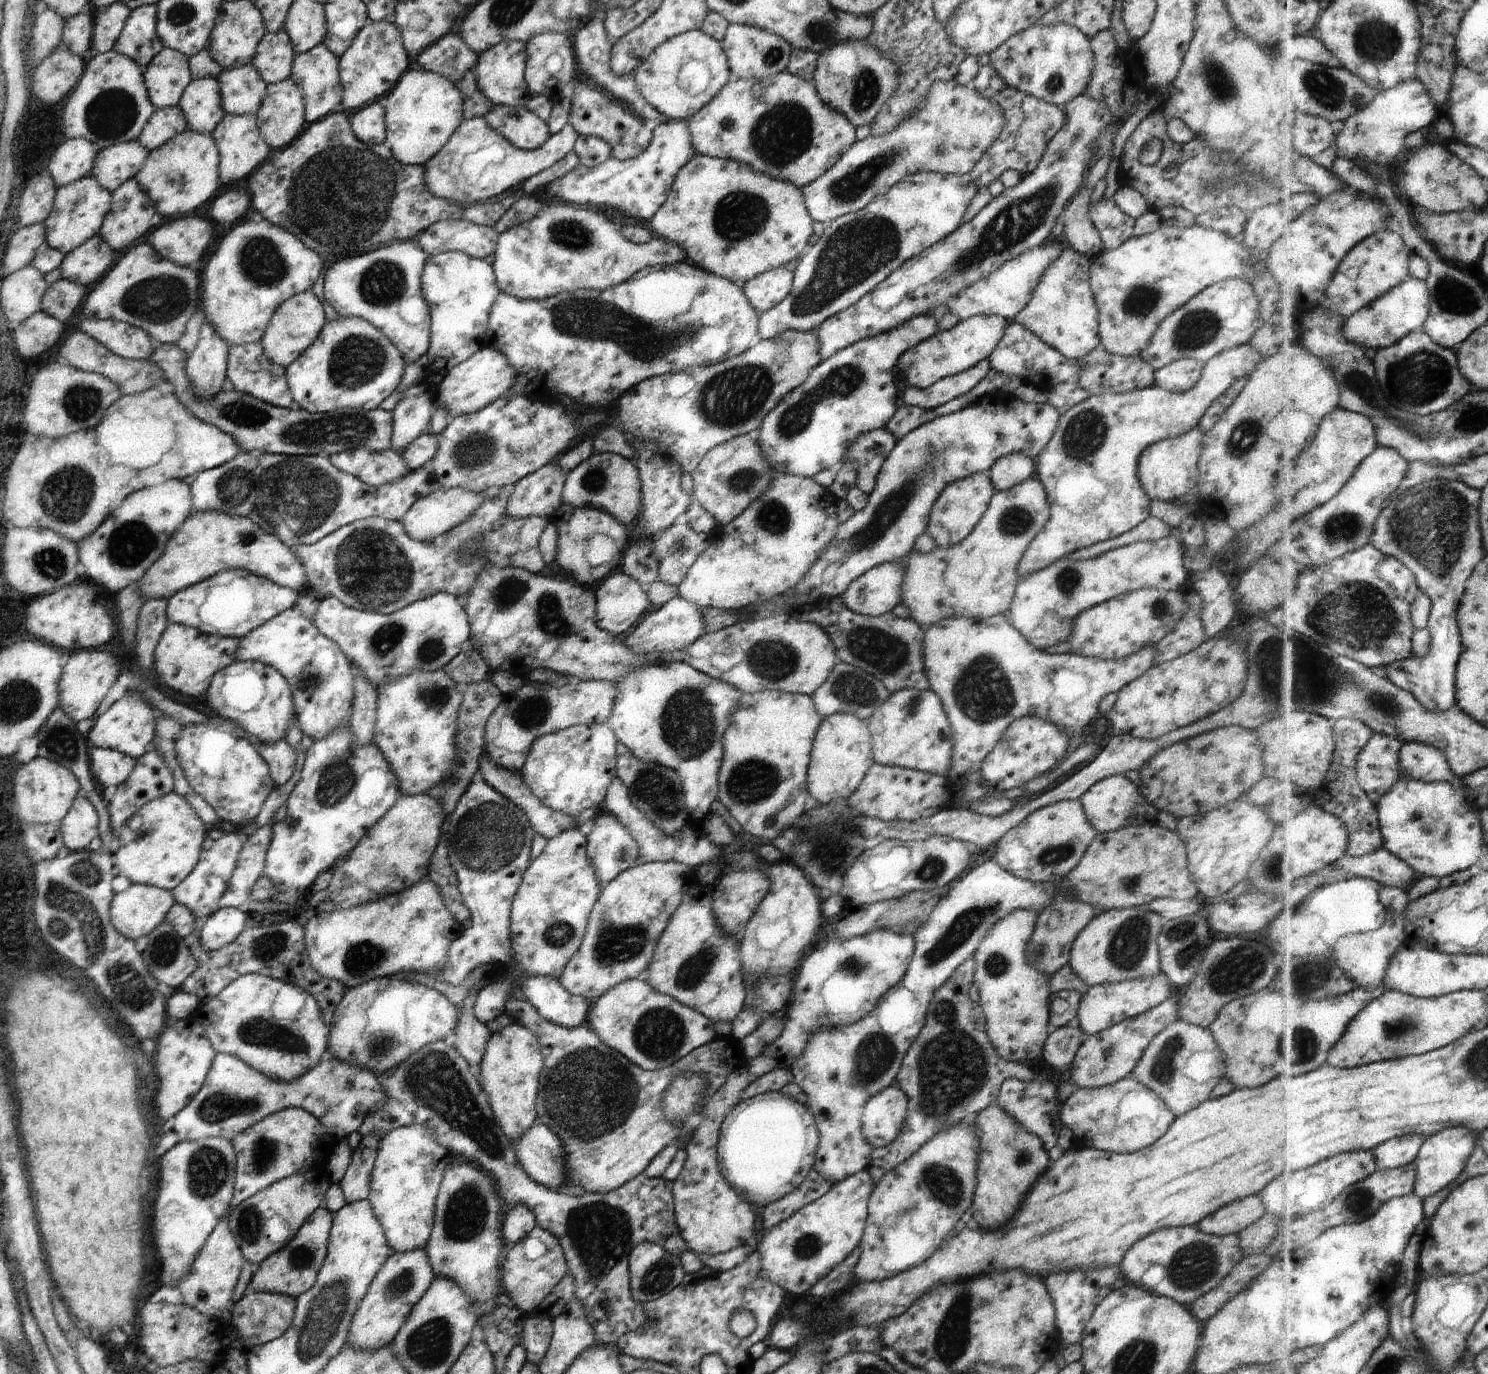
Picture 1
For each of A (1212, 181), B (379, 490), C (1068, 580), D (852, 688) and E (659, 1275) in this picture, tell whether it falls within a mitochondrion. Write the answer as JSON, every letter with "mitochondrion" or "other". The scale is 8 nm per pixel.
{"A":"mitochondrion","B":"other","C":"mitochondrion","D":"mitochondrion","E":"mitochondrion"}

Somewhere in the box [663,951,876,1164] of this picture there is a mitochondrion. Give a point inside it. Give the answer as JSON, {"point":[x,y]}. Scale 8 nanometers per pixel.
{"point":[852,965]}

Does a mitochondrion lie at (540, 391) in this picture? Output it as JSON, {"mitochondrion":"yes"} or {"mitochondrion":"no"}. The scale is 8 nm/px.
{"mitochondrion":"no"}

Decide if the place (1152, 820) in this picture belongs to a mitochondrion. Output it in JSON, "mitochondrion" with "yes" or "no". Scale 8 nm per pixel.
{"mitochondrion":"no"}

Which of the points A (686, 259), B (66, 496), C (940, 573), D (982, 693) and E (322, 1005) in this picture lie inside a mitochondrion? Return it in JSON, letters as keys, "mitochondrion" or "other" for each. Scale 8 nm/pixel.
{"A":"other","B":"mitochondrion","C":"other","D":"mitochondrion","E":"other"}

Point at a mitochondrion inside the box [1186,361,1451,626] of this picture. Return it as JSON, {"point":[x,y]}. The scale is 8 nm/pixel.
{"point":[1346,526]}

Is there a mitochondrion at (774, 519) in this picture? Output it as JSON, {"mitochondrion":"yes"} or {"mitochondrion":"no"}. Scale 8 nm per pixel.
{"mitochondrion":"yes"}

